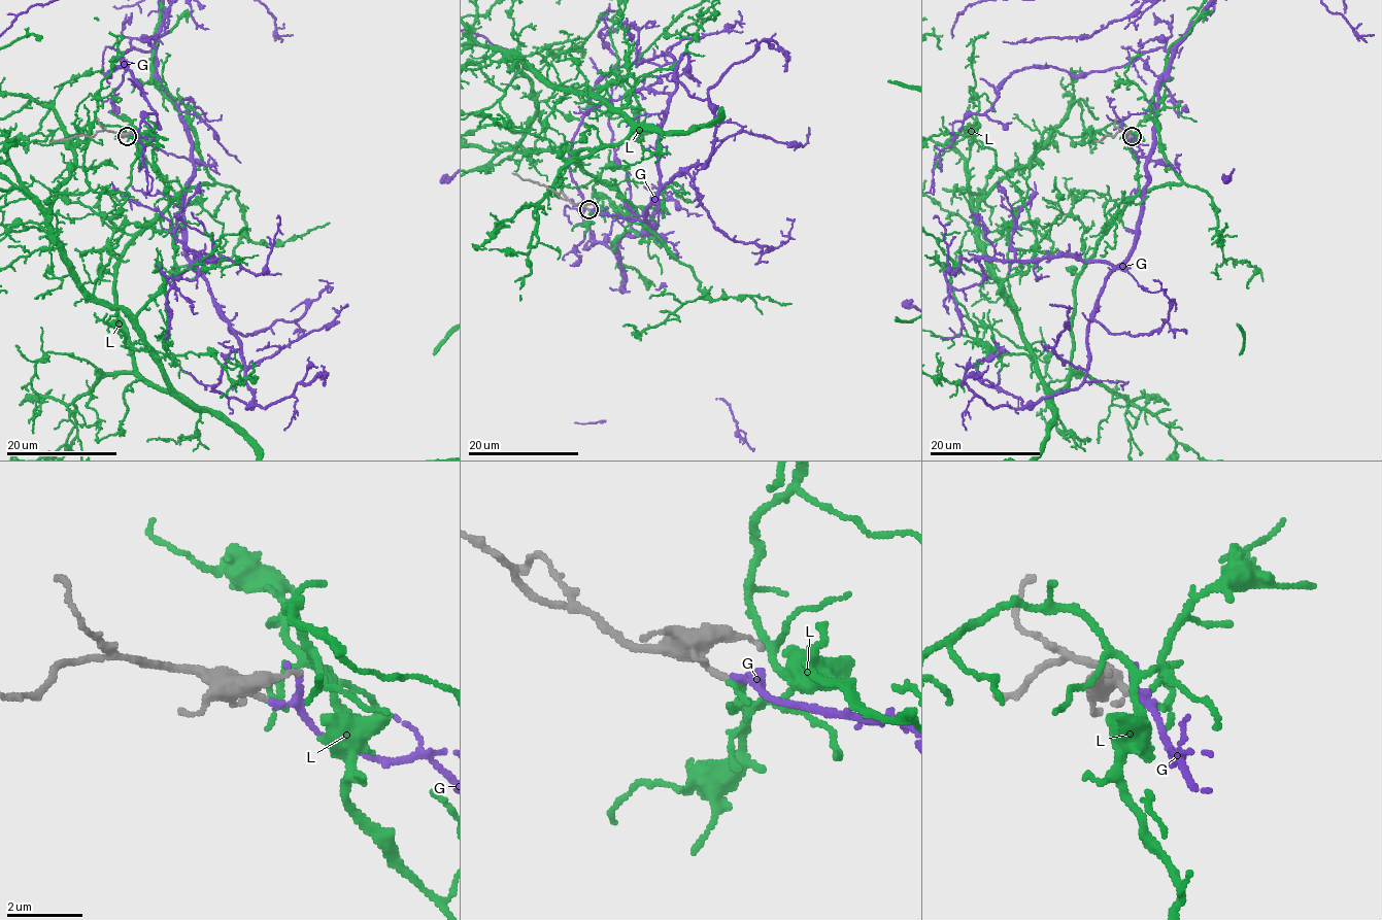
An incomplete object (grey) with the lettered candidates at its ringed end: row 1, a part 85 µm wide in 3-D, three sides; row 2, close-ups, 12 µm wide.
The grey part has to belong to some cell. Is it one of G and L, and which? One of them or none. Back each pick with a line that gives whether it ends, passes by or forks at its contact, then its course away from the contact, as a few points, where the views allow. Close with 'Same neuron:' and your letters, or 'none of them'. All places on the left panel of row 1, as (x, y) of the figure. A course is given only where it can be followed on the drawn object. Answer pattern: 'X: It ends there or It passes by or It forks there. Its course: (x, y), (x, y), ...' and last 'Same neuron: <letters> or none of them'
G: It passes by
Same neuron: G

